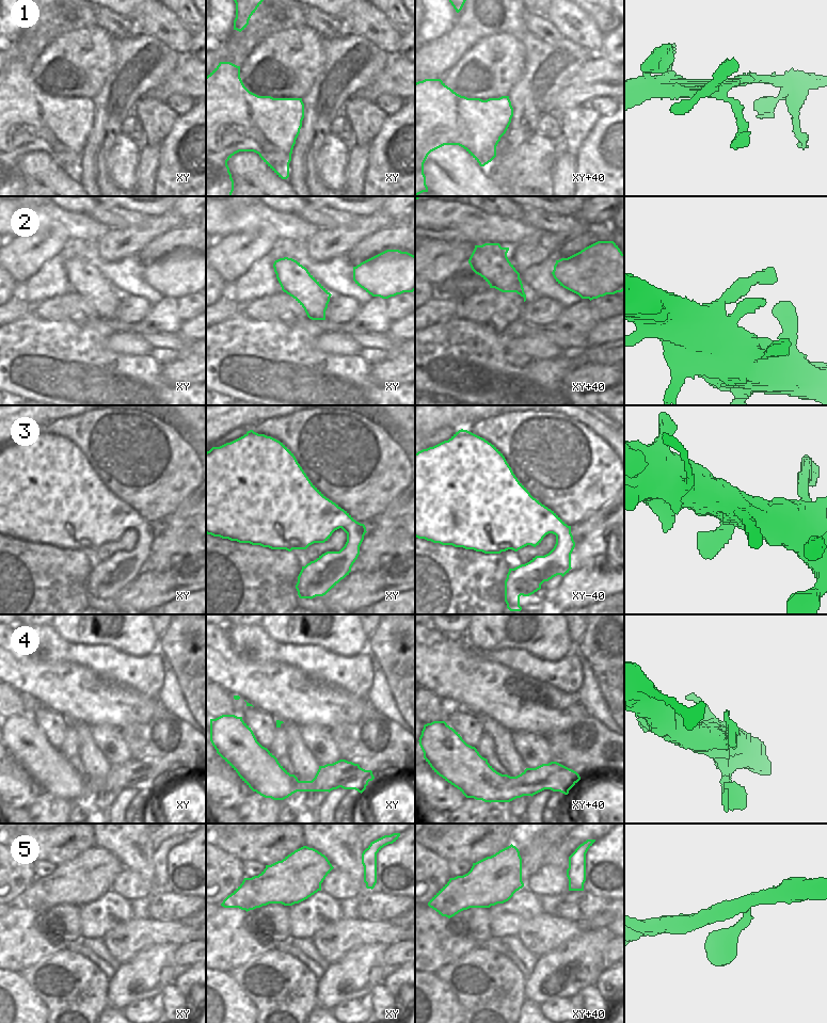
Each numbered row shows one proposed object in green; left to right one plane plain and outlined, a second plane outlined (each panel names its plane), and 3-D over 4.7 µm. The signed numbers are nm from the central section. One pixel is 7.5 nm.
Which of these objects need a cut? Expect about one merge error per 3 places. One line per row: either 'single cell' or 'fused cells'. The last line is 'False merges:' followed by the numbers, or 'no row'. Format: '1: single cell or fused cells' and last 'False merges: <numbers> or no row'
1: single cell
2: single cell
3: single cell
4: single cell
5: single cell
False merges: no row

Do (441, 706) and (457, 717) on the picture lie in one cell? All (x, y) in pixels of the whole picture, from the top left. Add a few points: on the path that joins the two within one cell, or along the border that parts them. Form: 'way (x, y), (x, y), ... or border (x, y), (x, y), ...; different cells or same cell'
border (461, 707), (449, 707), (444, 720); different cells

